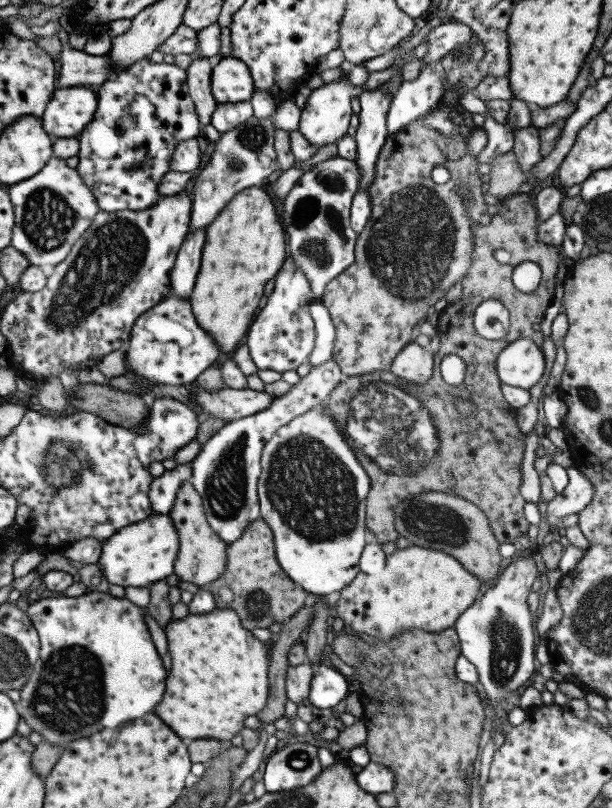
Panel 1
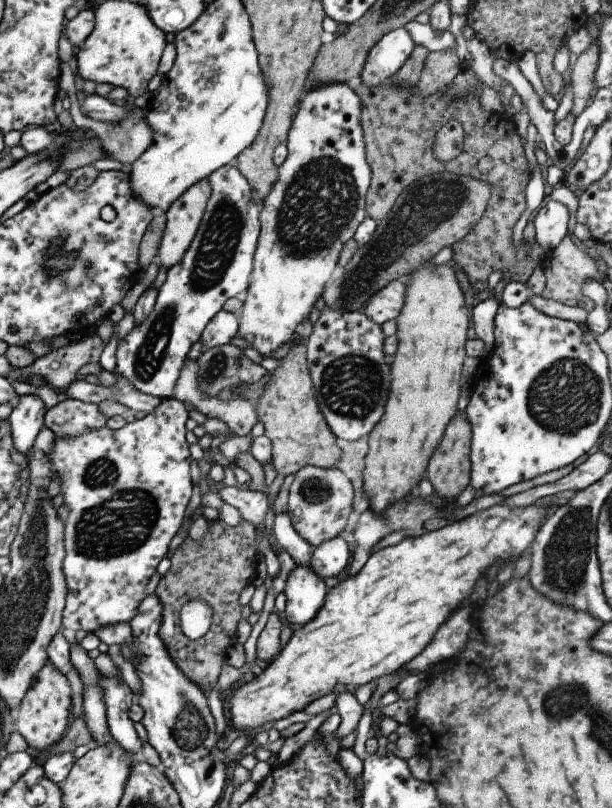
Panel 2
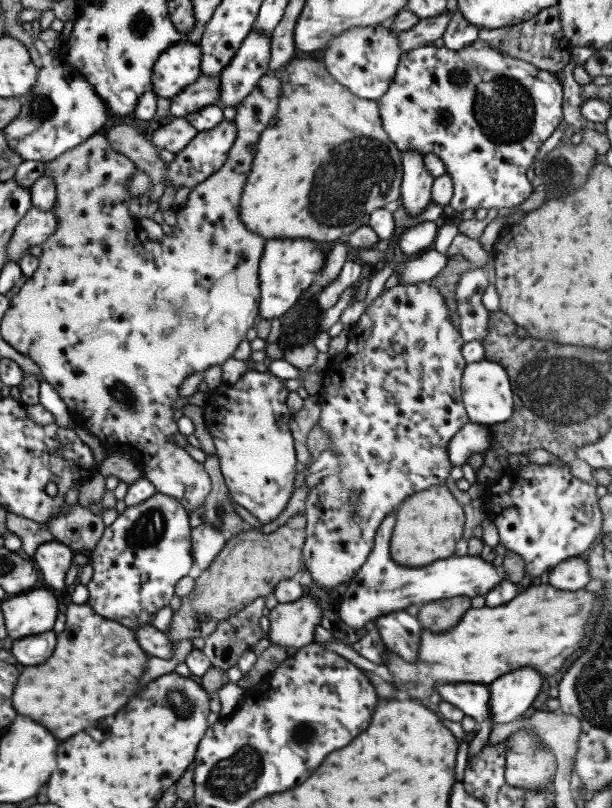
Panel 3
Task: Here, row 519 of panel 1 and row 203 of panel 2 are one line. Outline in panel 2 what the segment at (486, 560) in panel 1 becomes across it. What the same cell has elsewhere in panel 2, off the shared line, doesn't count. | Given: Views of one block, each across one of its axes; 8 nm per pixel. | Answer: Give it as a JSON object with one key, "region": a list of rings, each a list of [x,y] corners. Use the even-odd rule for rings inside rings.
{"region":[[[448,171],[421,174],[400,192],[392,210],[378,221],[370,241],[358,247],[346,264],[344,274],[333,277],[325,286],[325,306],[363,312],[376,291],[396,279],[408,278],[442,248],[462,240],[484,216],[491,196],[492,186],[474,176]]]}

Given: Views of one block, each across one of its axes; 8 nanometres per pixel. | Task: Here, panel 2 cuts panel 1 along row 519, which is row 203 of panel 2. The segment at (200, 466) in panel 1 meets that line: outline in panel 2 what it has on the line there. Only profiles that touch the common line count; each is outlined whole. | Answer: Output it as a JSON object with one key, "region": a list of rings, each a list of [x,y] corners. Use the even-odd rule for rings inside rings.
{"region":[[[224,165],[215,170],[207,180],[211,186],[210,200],[206,204],[204,216],[190,248],[182,256],[180,264],[174,264],[167,270],[166,280],[157,292],[152,312],[142,320],[142,324],[134,322],[132,330],[118,342],[115,353],[116,366],[112,373],[124,376],[142,394],[162,399],[173,398],[172,393],[187,359],[186,355],[192,345],[200,340],[206,324],[222,310],[228,298],[242,297],[249,286],[261,227],[261,206],[252,200],[252,188],[238,169]]]}

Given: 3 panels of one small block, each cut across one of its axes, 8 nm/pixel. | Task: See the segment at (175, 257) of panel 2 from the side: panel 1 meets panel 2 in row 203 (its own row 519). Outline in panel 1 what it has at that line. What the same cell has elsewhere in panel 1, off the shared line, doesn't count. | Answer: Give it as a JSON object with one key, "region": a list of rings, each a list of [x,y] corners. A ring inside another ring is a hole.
{"region":[[[185,481],[176,492],[176,500],[168,515],[174,519],[174,527],[178,531],[180,548],[174,562],[175,573],[182,582],[190,582],[205,587],[209,582],[217,581],[226,572],[227,545],[216,531],[208,524],[202,507],[202,497],[189,481]]]}

